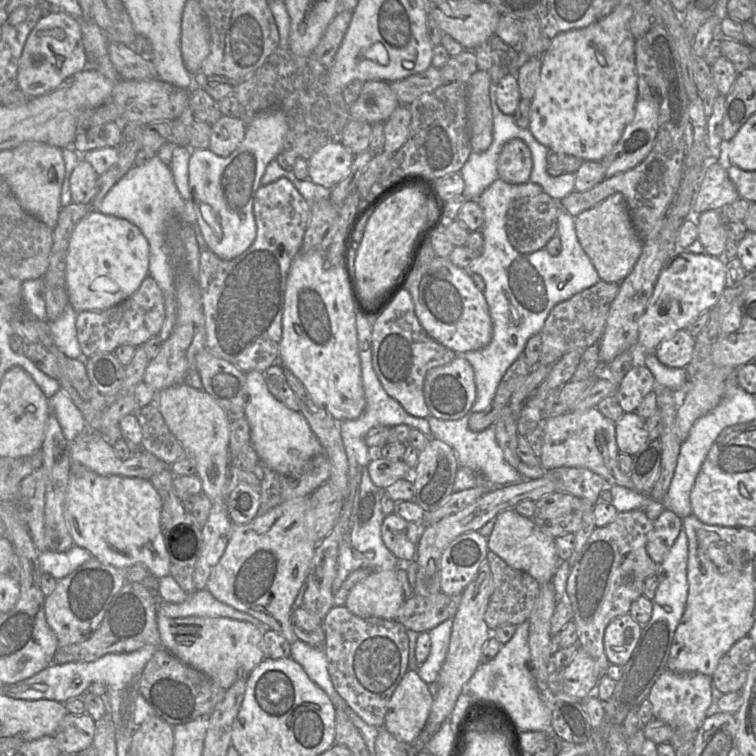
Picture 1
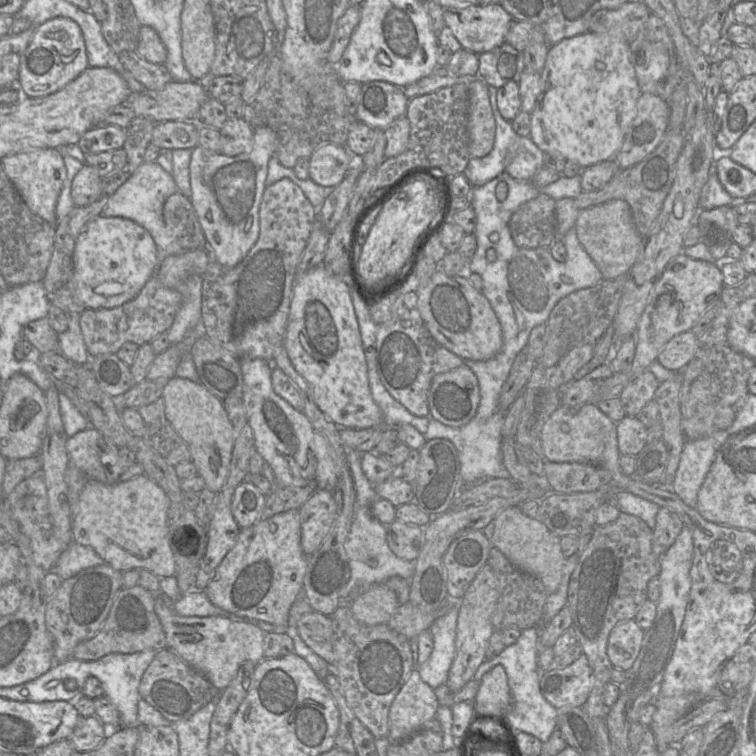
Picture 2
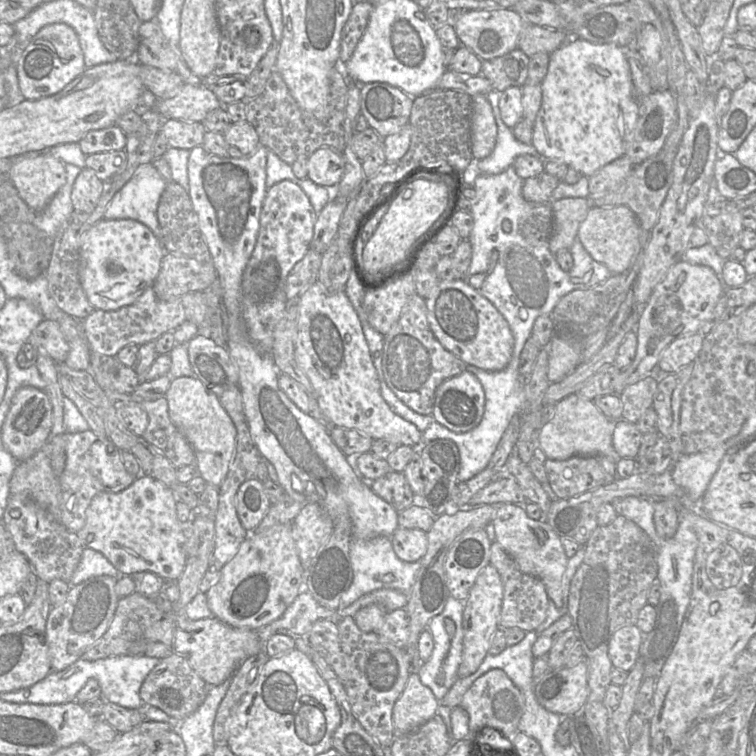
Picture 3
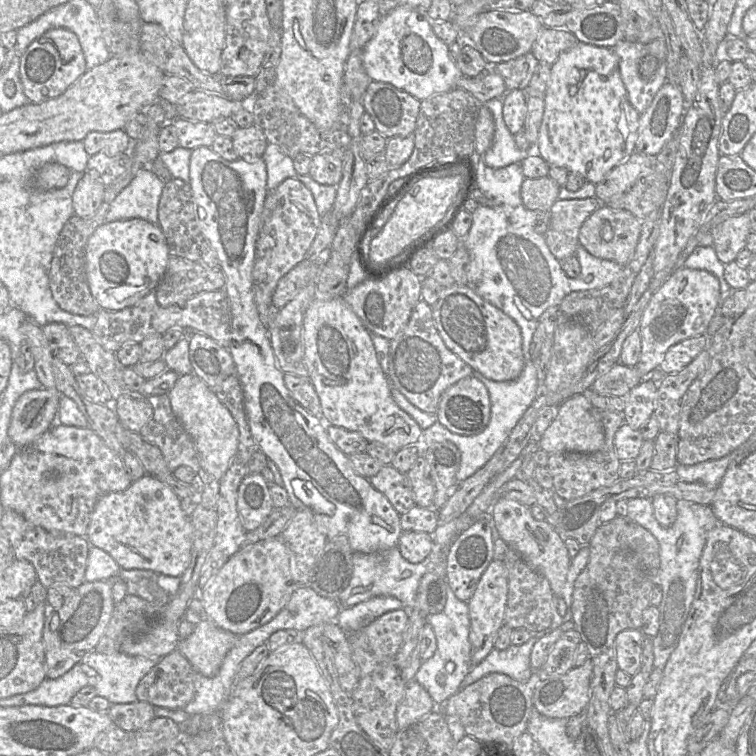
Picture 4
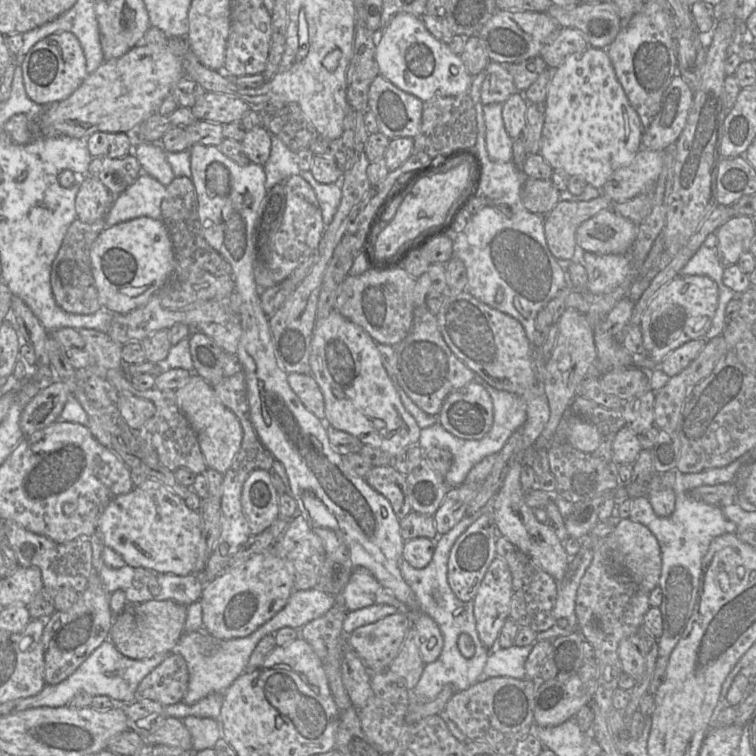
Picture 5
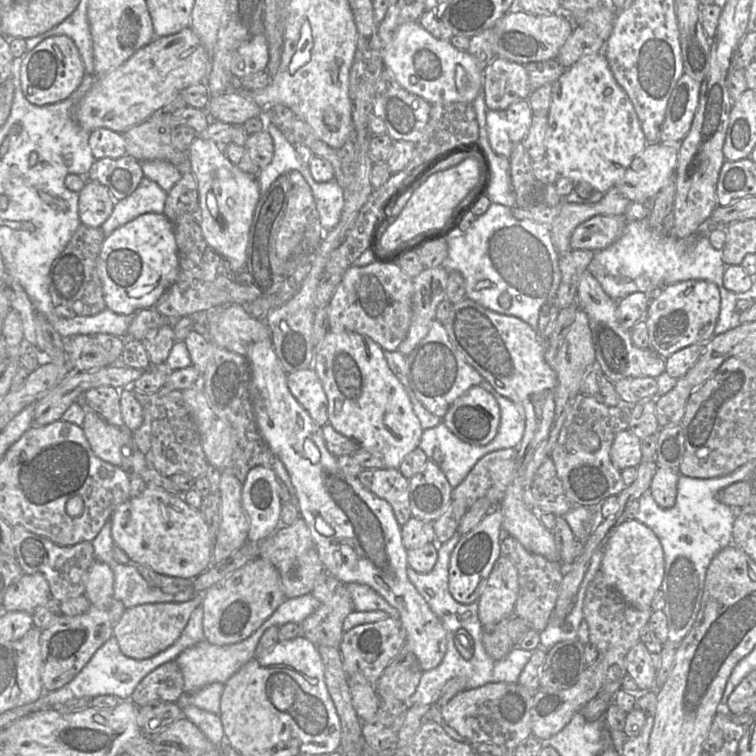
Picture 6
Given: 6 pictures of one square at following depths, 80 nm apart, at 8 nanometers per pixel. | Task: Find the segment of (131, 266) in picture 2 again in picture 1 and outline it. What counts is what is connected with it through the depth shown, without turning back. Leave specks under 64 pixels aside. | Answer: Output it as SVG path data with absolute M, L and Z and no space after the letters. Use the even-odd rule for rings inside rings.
M90 212L75 226L66 256L69 304L77 312L111 308L132 296L149 275L149 243L142 231L124 218Z

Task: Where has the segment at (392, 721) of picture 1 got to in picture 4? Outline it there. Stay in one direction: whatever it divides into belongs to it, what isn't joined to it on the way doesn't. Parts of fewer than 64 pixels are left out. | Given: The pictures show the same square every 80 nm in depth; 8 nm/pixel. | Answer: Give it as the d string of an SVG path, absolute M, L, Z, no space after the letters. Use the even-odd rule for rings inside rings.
M416 679L407 682L396 712L399 731L412 726L435 709L434 700Z

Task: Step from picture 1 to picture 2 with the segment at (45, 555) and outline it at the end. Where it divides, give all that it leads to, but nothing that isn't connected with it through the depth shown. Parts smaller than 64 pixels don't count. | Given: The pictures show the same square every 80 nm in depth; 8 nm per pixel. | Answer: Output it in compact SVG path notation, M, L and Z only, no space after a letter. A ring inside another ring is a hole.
M72 542L60 555L51 571L59 575L64 581L84 569L104 563L104 560L91 547Z

